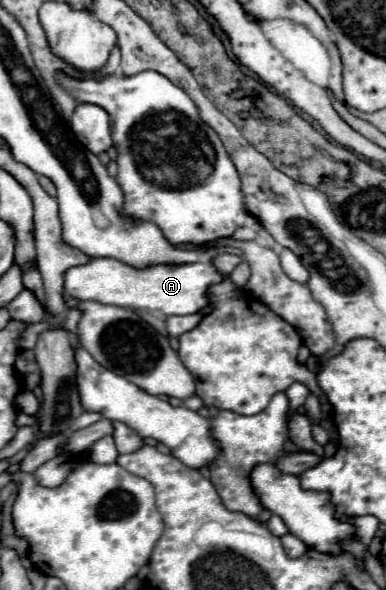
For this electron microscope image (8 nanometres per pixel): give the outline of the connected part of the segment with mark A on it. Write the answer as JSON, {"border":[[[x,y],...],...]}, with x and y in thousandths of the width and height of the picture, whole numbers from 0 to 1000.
{"border":[[[241,437],[236,447],[184,454],[168,468],[174,498],[194,508],[246,508],[262,515],[293,515],[319,522],[417,525],[427,536],[479,536],[526,525],[541,515],[536,488],[578,478],[578,464],[552,444],[500,447],[396,447],[376,454],[345,454],[293,437]]]}

